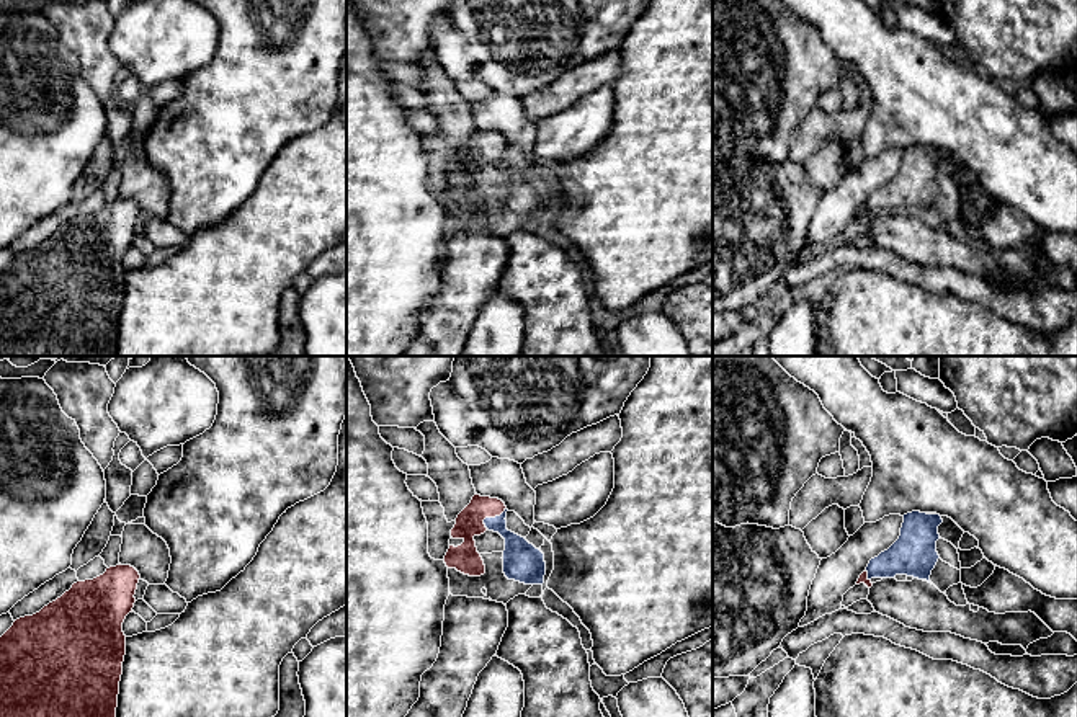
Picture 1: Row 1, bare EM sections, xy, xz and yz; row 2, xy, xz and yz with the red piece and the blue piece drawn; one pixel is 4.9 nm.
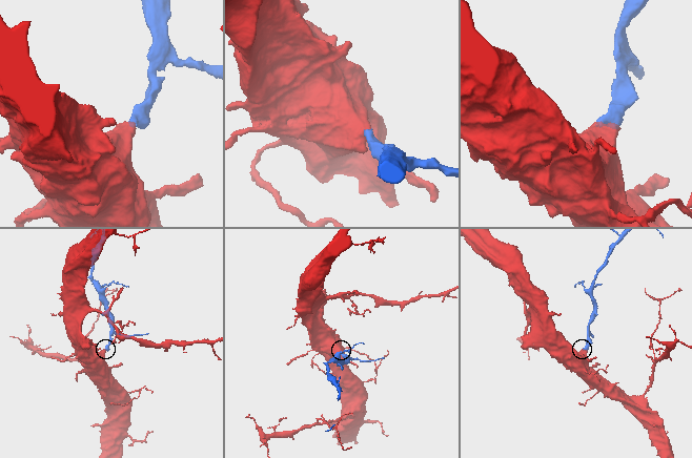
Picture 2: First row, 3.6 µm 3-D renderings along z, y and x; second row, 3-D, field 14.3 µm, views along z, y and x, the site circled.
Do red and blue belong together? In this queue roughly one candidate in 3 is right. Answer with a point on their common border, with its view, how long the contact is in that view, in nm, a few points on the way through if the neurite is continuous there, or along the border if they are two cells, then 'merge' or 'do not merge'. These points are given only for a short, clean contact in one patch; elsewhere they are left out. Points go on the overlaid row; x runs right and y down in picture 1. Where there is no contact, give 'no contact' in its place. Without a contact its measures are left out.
contact xz (492, 516); length 150 nm; way xz (466, 559), (468, 534), (492, 516), (515, 544), (520, 559); merge

